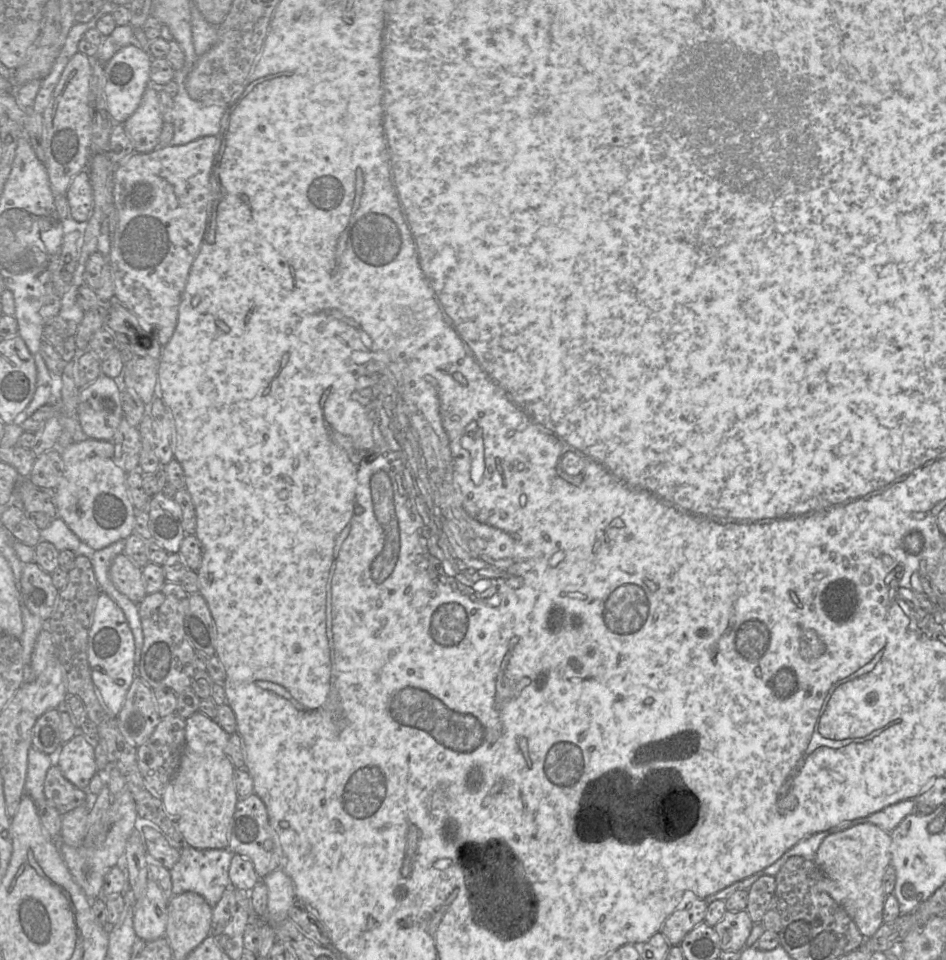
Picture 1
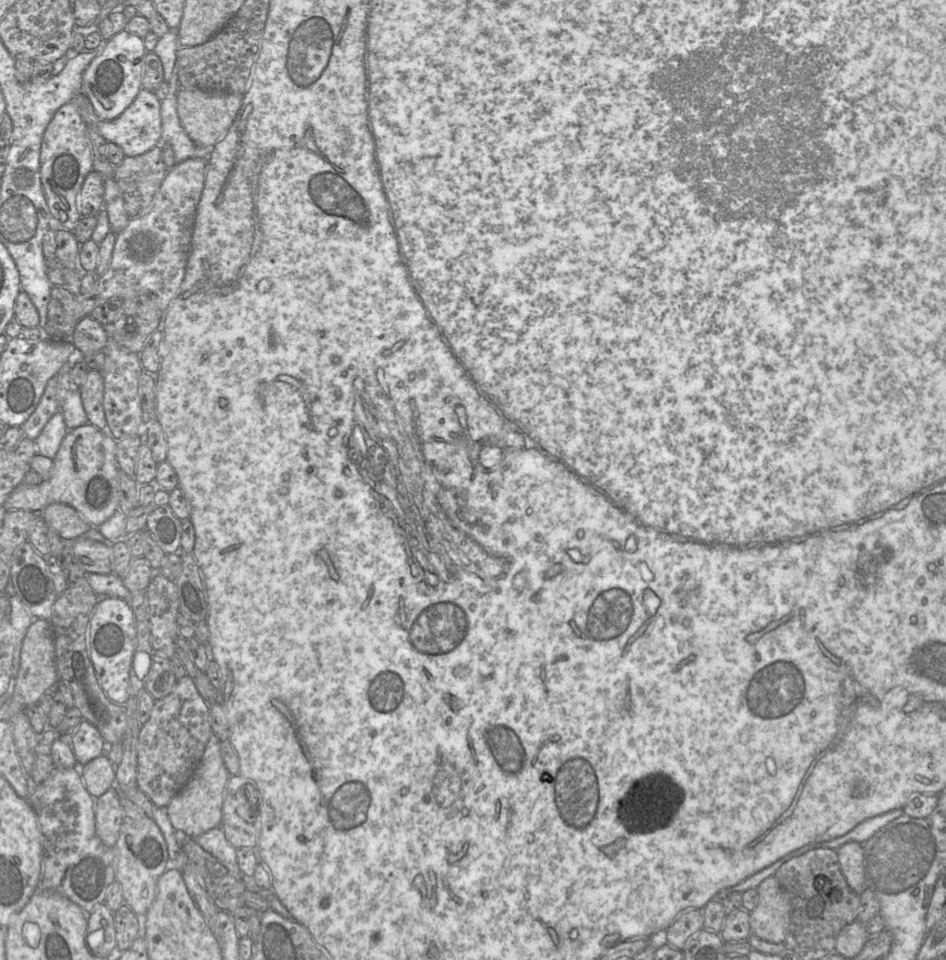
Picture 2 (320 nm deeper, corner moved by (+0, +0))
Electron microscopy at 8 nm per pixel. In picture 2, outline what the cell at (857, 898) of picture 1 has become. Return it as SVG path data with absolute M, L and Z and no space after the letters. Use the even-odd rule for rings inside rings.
M848 842L839 847L836 852L849 887L856 894L861 895L866 889L864 843Z

